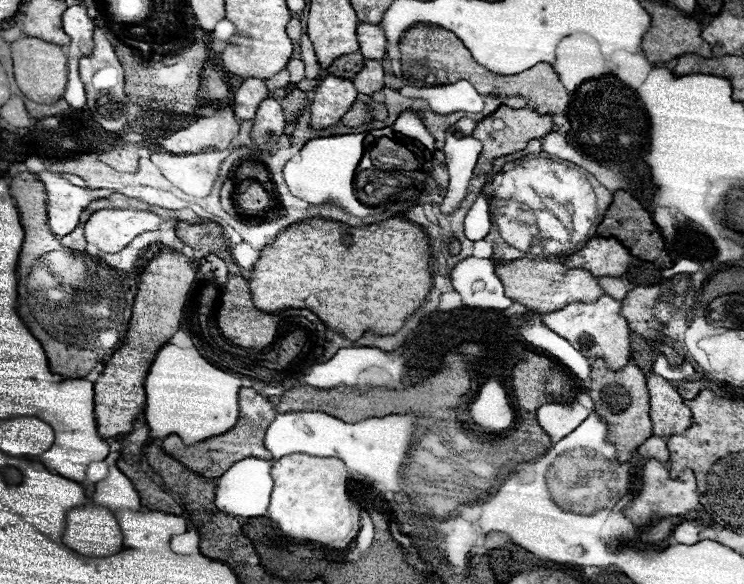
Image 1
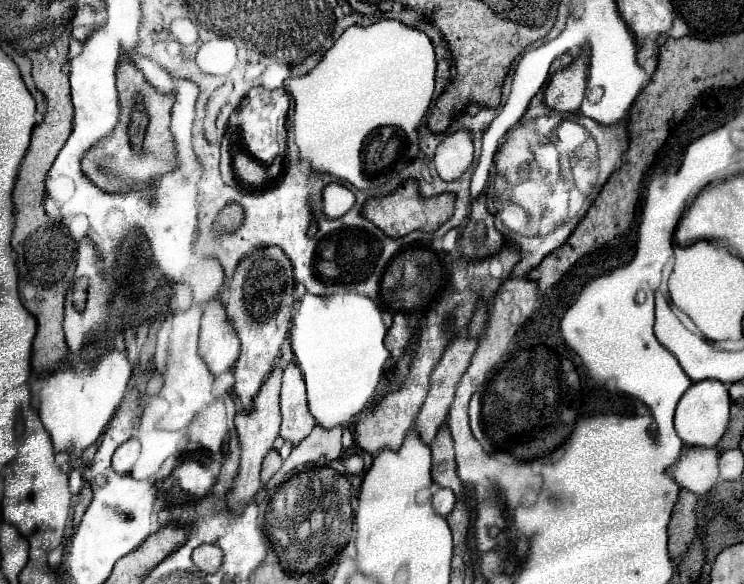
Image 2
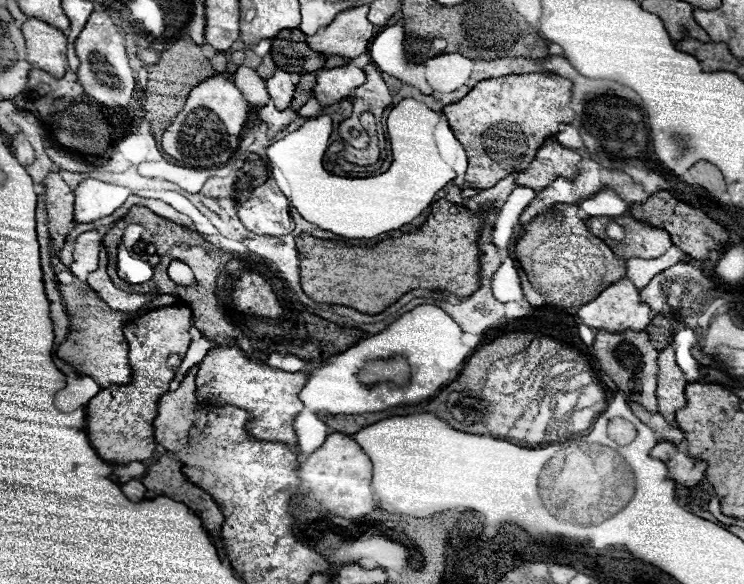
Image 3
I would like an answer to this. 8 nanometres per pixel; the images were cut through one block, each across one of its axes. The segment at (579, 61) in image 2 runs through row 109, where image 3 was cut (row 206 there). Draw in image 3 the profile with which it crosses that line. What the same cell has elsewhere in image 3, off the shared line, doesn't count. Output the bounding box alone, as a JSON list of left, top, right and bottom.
[516,204,626,308]

